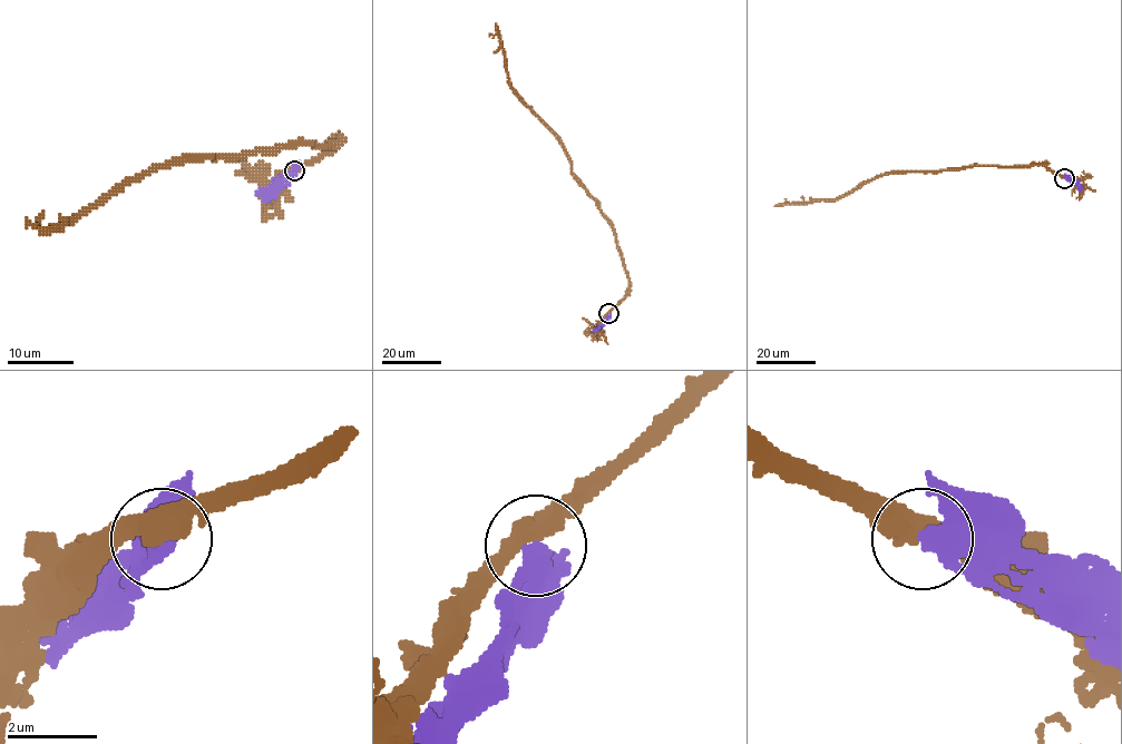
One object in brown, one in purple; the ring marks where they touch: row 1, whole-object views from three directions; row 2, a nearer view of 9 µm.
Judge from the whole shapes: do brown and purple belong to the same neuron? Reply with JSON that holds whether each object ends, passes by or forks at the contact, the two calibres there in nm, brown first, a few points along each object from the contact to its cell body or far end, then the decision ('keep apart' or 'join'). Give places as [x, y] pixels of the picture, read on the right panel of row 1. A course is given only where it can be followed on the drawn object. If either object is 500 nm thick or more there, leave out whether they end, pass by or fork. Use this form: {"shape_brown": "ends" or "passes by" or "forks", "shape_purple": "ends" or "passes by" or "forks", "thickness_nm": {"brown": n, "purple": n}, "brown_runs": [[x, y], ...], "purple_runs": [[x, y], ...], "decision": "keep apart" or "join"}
{"shape_brown": "passes by", "shape_purple": "ends", "thickness_nm": {"brown": 440, "purple": 460}, "brown_runs": [[1064, 177], [1042, 165], [966, 166], [887, 173], [861, 182], [836, 199], [773, 206]], "purple_runs": [[1064, 177], [1082, 187]], "decision": "keep apart"}

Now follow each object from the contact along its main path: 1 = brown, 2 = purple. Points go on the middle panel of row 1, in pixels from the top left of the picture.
1: (608, 313), (627, 291), (627, 274), (613, 225), (573, 172), (571, 159), (558, 136), (510, 85), (496, 22)
2: (608, 313), (608, 319), (592, 331)

